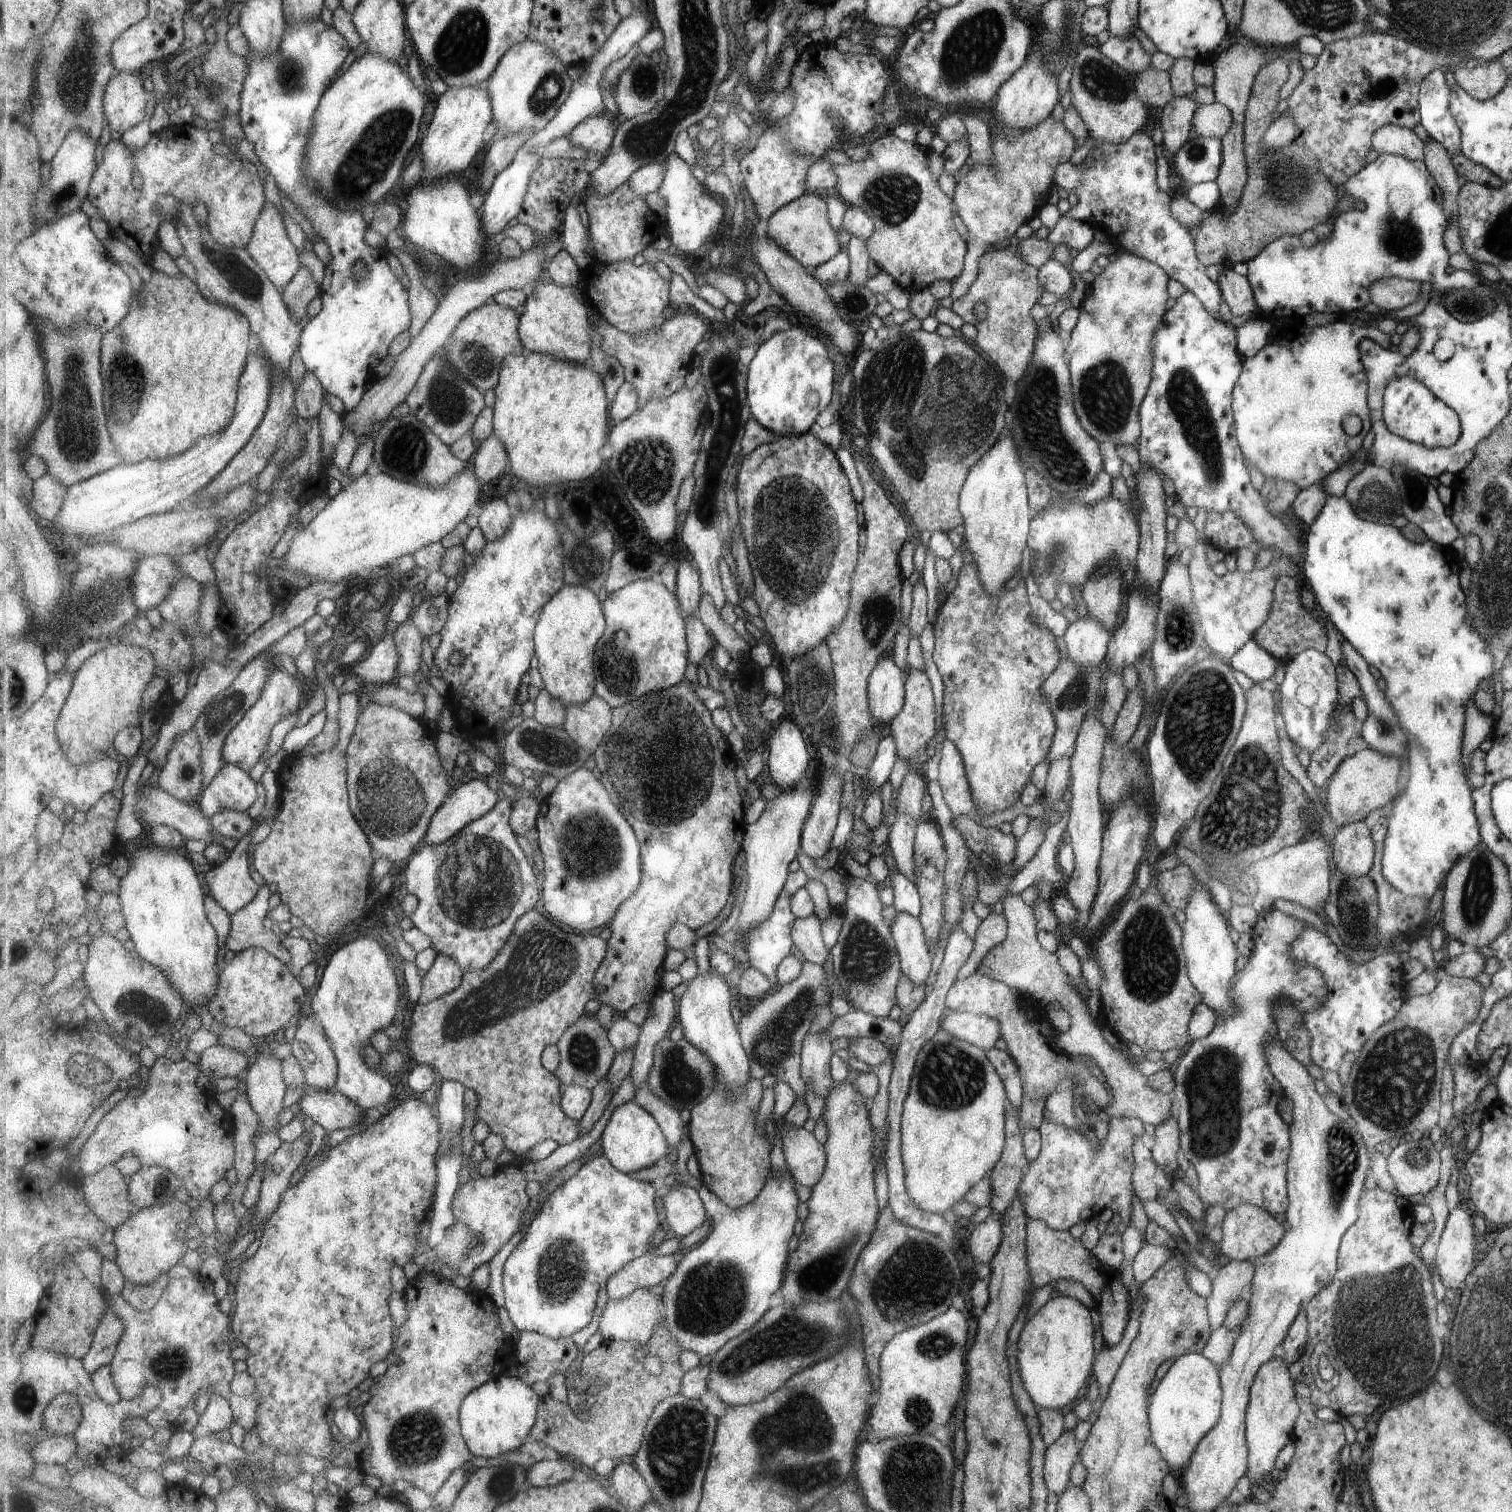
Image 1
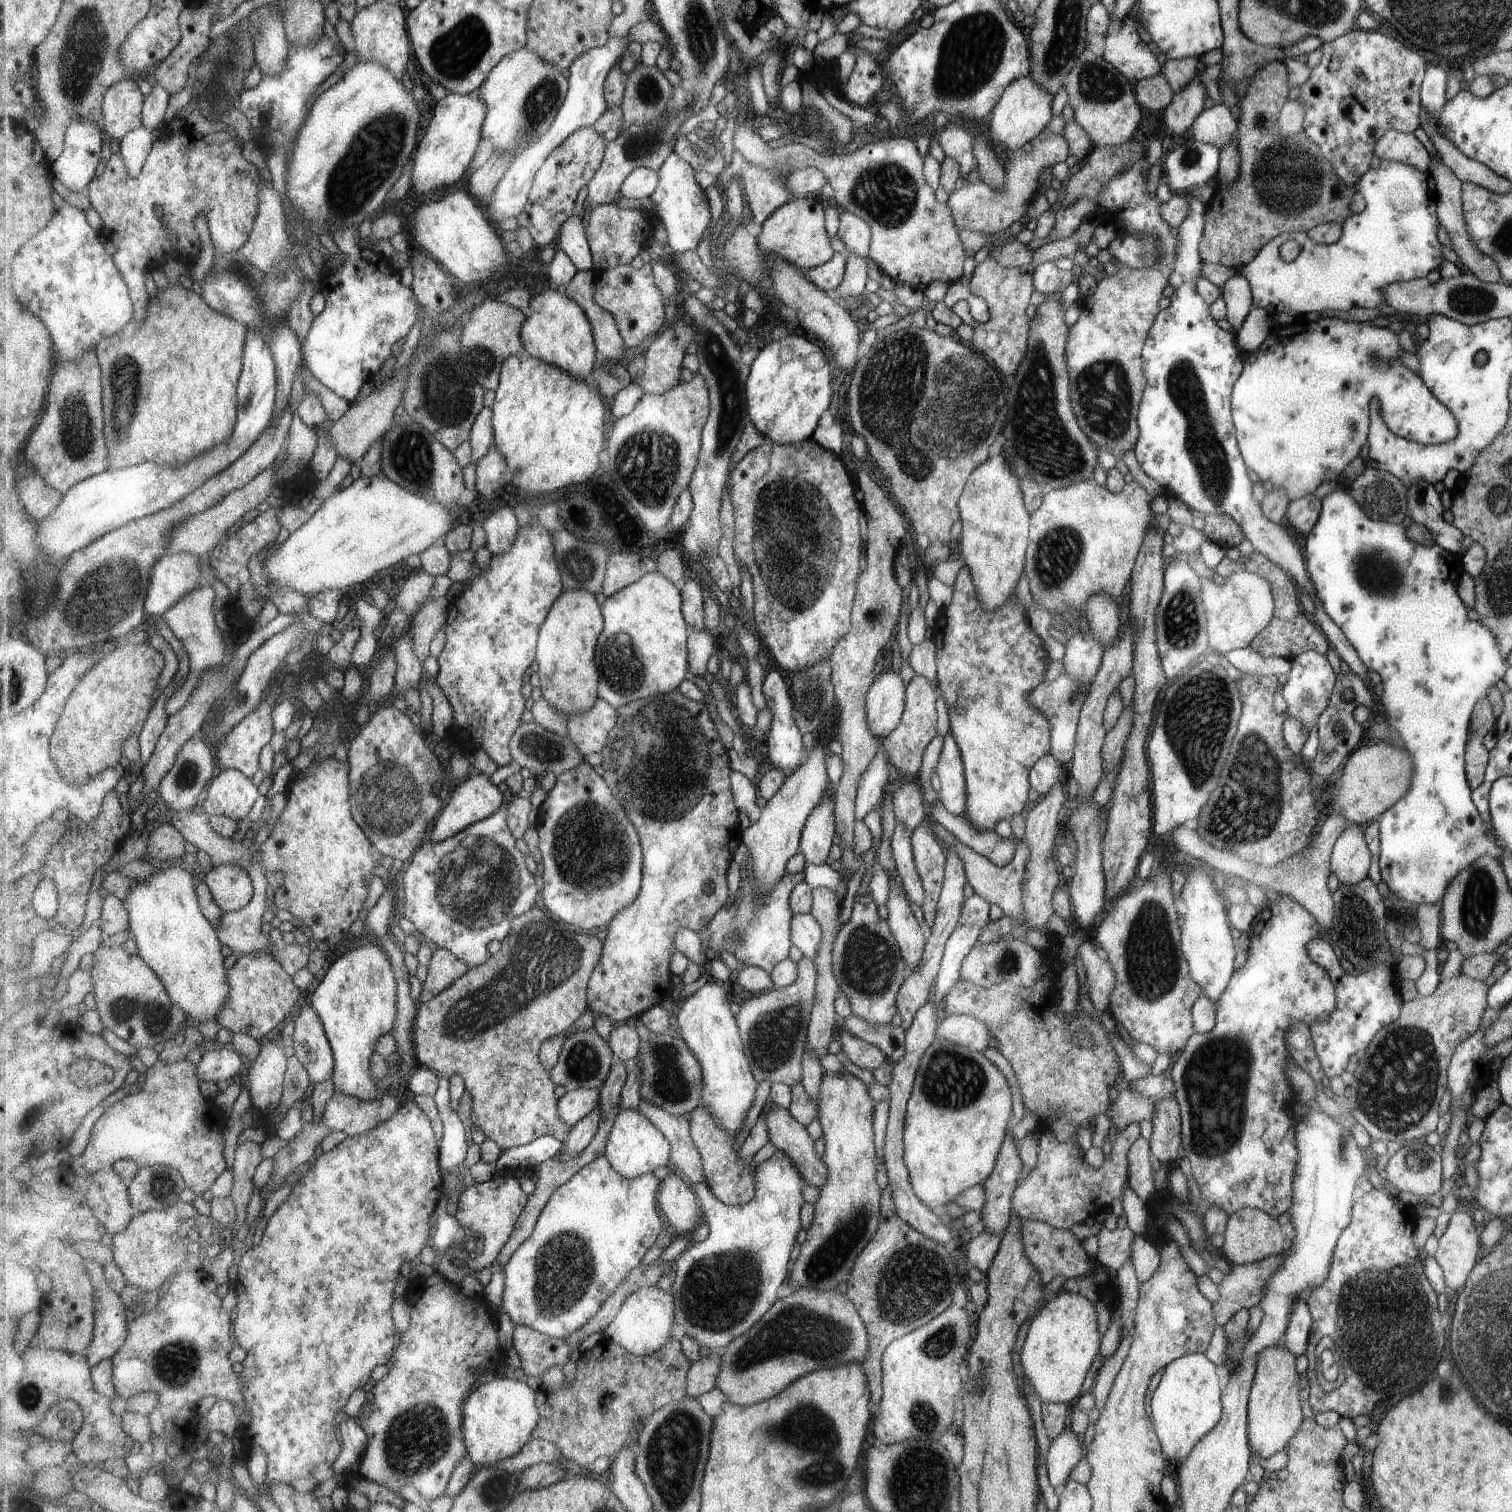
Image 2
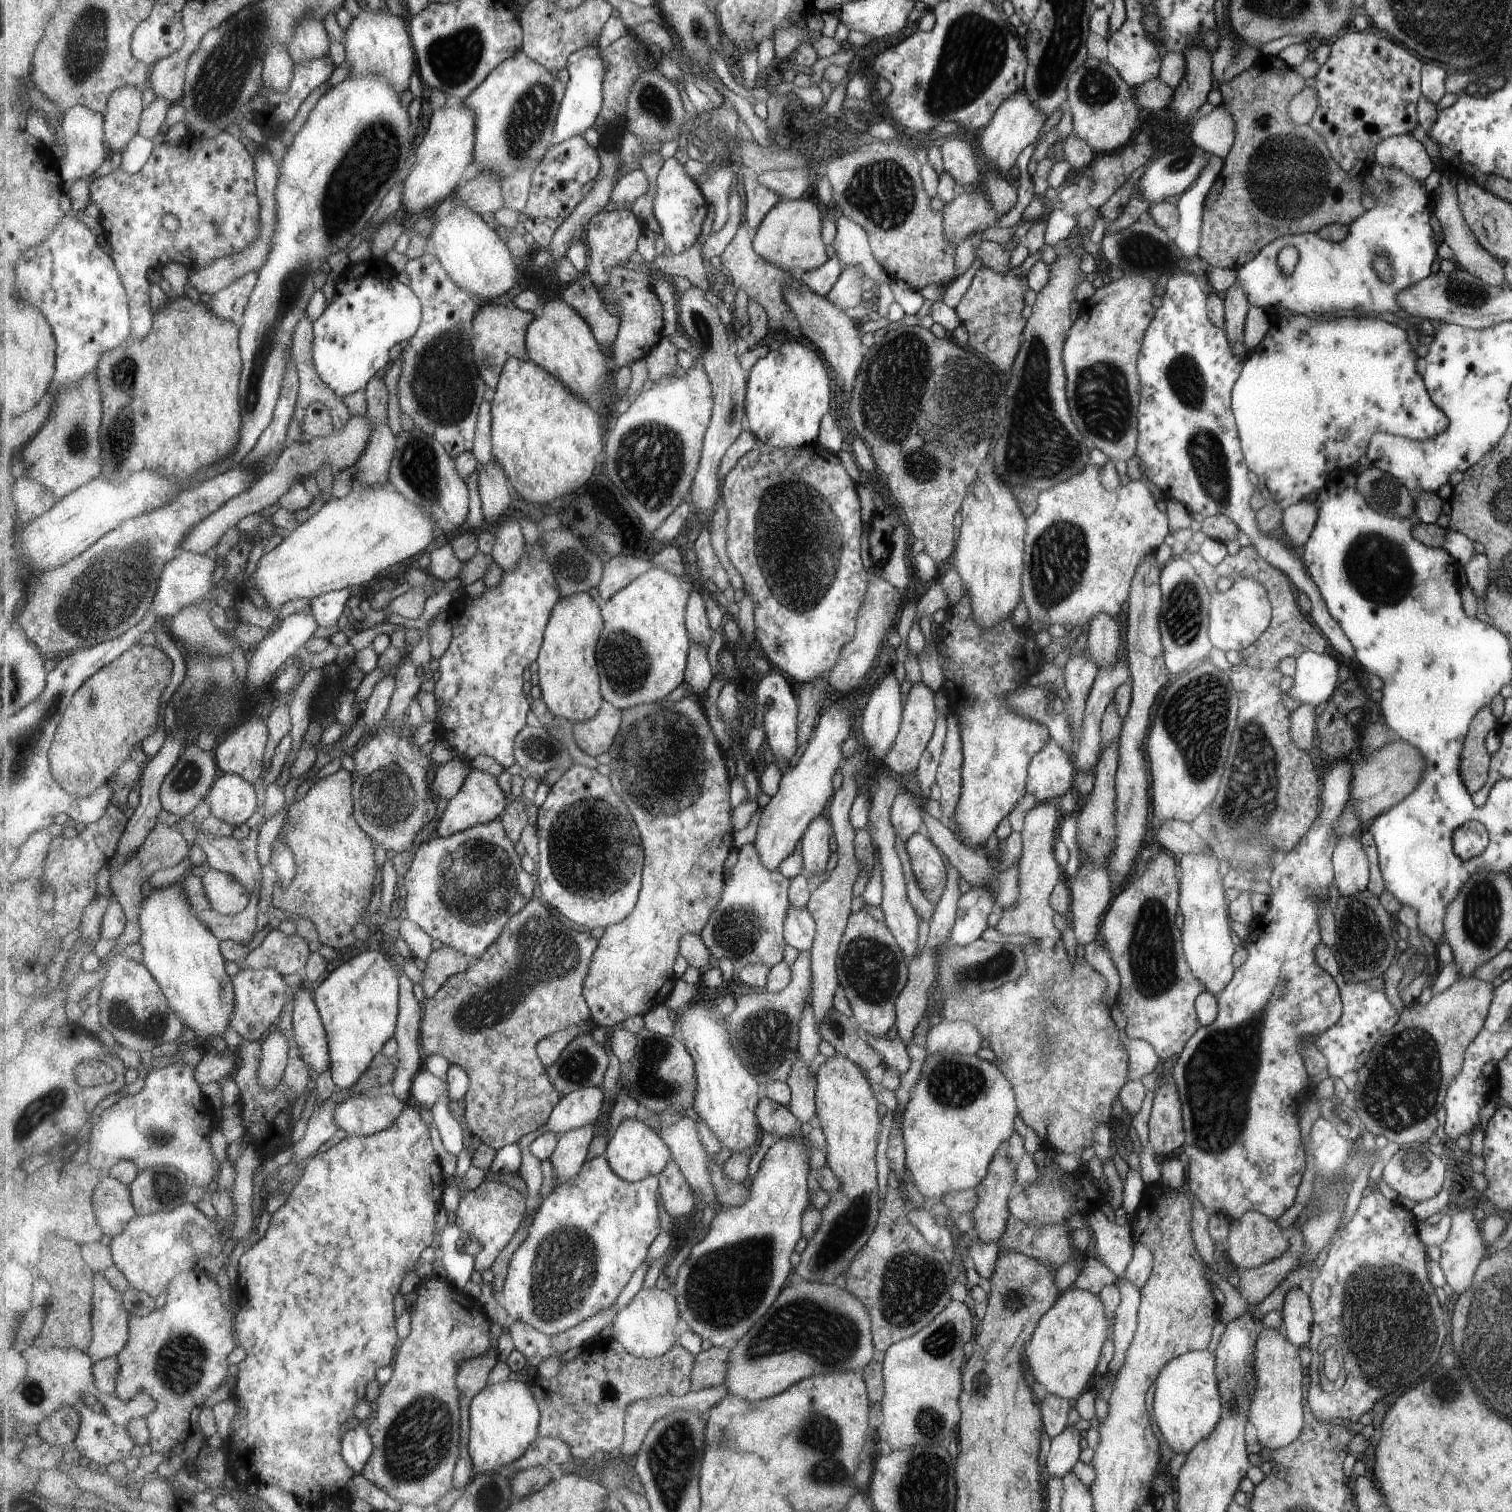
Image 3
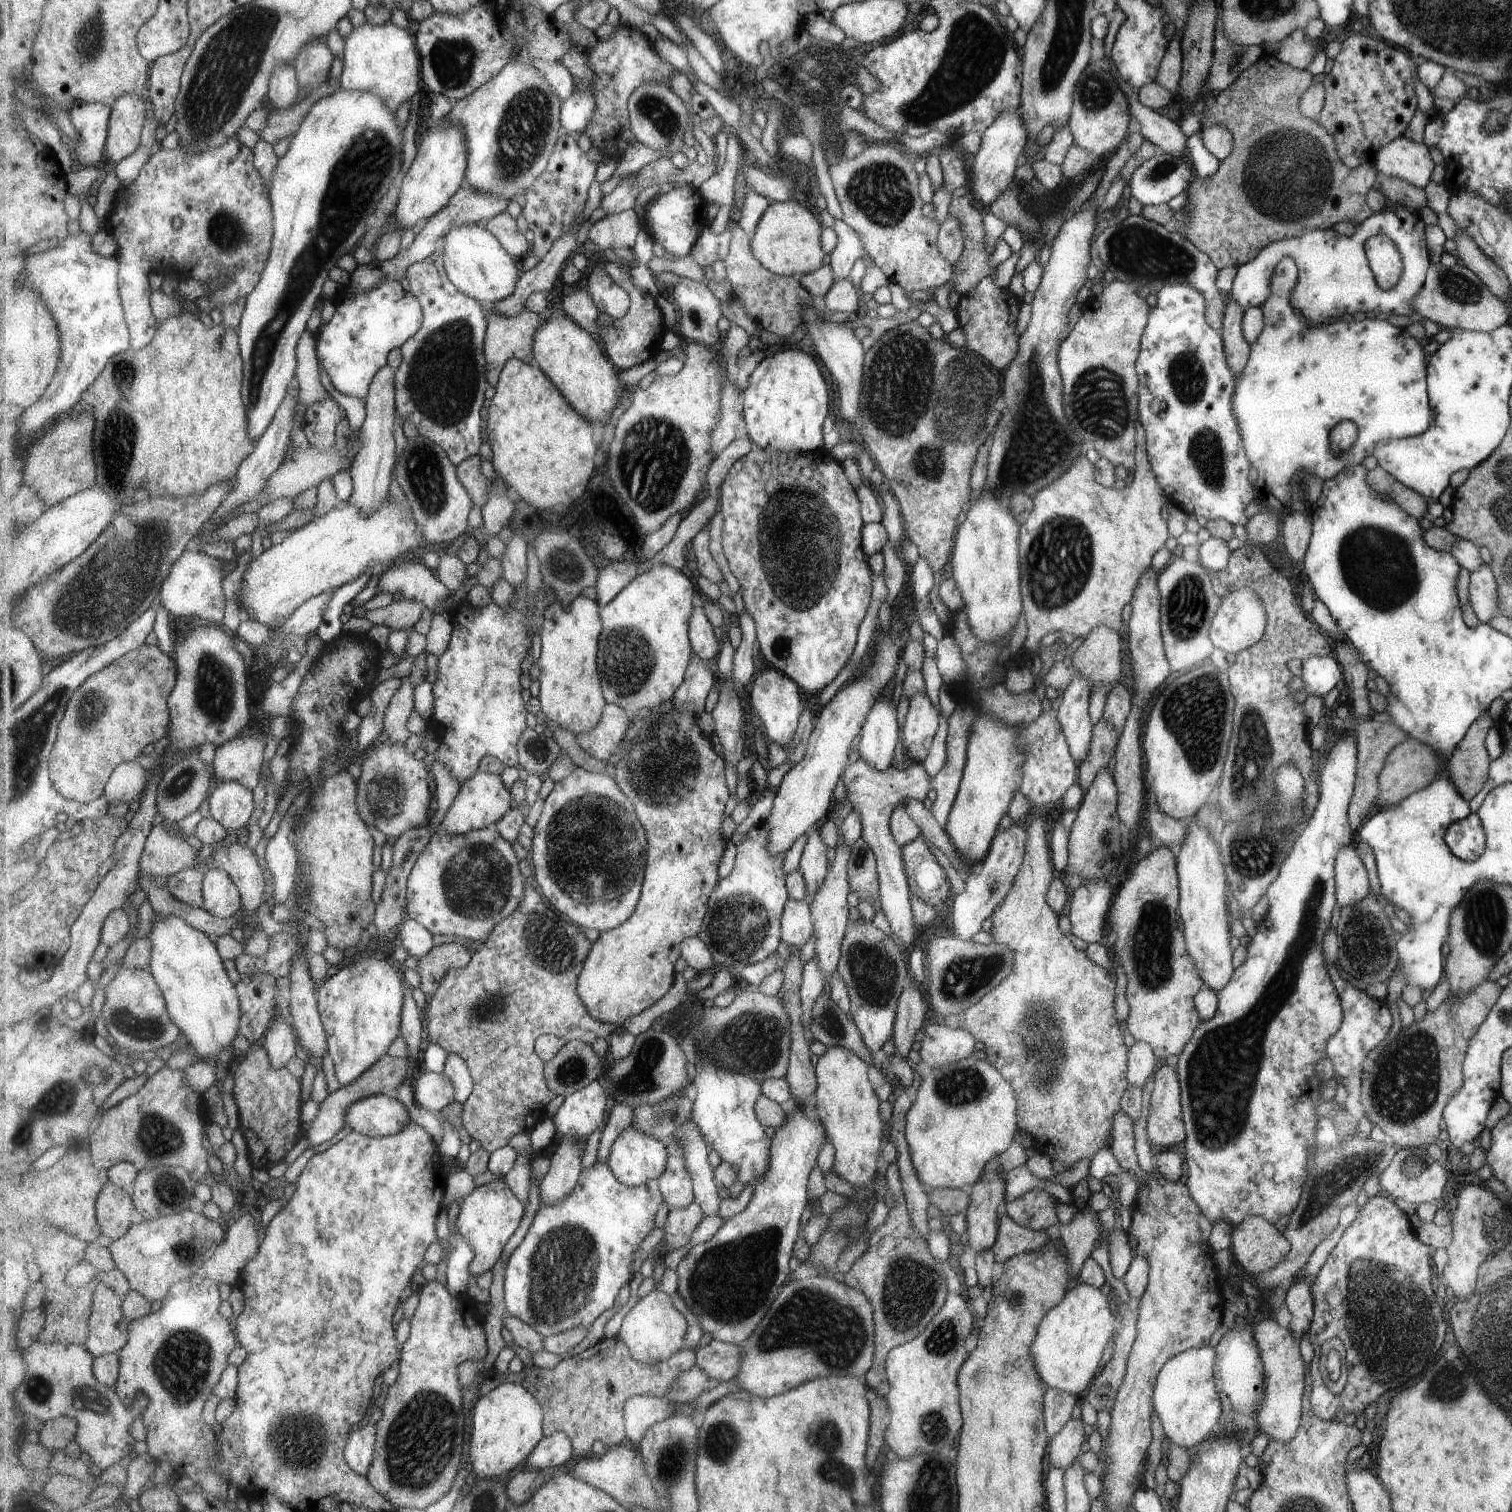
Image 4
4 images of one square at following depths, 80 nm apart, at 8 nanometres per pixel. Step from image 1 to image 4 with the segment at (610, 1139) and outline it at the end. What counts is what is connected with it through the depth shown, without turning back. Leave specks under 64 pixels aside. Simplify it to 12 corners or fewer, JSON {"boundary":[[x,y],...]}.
{"boundary":[[629,1127],[608,1165],[623,1184],[658,1179],[665,1142]]}

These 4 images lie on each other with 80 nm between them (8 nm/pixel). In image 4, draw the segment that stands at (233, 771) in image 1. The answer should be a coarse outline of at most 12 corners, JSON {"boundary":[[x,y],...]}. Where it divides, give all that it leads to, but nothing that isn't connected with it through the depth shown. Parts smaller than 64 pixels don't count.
{"boundary":[[237,781],[216,782],[207,814],[229,834],[255,810],[253,791]]}

